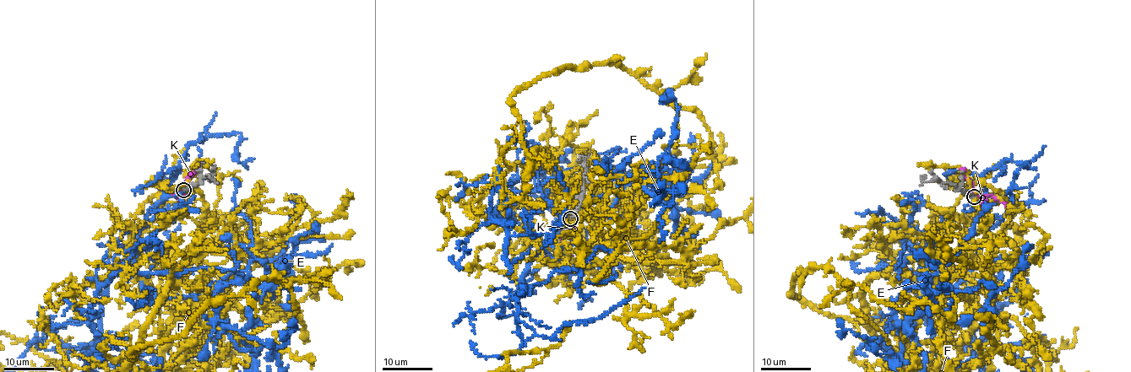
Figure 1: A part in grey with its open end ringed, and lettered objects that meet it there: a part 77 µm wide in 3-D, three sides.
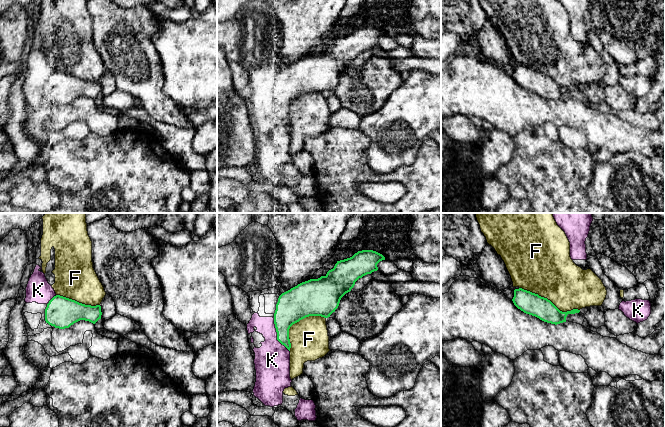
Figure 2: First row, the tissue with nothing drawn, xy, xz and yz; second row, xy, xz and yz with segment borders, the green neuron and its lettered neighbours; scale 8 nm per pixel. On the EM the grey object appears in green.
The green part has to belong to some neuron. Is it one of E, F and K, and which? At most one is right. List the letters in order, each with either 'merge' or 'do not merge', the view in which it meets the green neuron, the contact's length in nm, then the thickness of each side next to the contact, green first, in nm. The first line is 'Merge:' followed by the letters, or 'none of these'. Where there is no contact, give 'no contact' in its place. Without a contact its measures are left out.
Merge: E
E: merge | no contact
F: do not merge | yz | 500 nm | 180/420 nm
K: do not merge | xz | 300 nm | 240/280 nm

